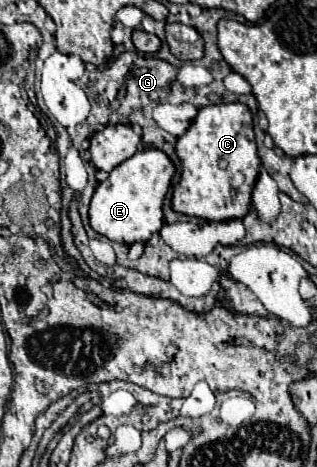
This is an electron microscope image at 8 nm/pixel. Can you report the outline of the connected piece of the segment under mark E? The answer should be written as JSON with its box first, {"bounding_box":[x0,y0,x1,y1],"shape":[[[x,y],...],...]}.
{"bounding_box":[89,147,175,245],"shape":[[[155,147],[139,149],[131,159],[117,165],[109,177],[99,183],[89,205],[91,227],[109,241],[133,245],[147,241],[163,225],[163,201],[175,175],[173,161]]]}

